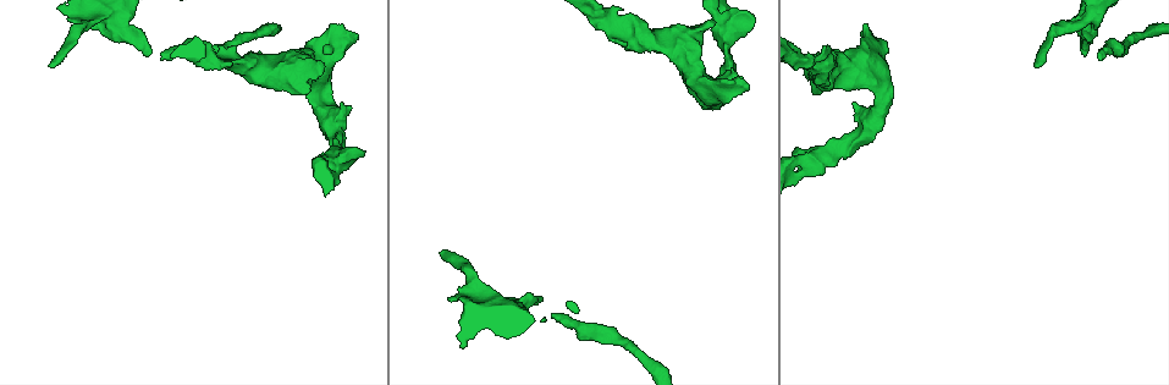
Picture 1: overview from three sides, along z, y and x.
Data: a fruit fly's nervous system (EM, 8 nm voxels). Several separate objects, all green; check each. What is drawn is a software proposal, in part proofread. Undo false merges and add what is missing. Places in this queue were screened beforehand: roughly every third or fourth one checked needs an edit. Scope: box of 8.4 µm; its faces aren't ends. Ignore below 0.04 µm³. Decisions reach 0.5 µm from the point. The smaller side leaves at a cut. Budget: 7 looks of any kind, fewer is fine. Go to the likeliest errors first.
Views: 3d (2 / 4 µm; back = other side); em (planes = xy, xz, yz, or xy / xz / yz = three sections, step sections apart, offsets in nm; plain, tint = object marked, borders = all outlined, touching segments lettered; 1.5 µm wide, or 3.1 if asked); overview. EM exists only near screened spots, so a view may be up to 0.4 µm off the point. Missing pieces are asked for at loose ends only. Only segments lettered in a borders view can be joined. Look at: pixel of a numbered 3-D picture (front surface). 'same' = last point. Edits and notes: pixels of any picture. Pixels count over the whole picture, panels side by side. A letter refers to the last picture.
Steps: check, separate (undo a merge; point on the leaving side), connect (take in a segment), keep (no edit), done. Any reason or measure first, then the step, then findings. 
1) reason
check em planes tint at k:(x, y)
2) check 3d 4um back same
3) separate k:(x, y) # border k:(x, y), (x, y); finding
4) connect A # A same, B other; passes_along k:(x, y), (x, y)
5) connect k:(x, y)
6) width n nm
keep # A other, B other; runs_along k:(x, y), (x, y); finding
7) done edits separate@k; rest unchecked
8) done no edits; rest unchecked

check em planes plain at 1:(1034, 64)

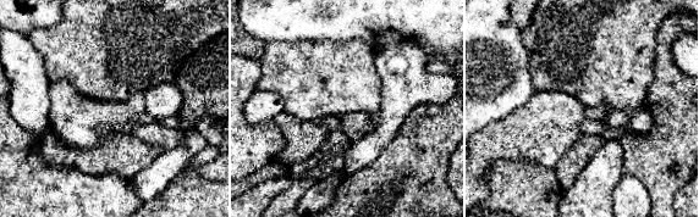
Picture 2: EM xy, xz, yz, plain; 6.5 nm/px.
see the neighbours
check em planes borders same

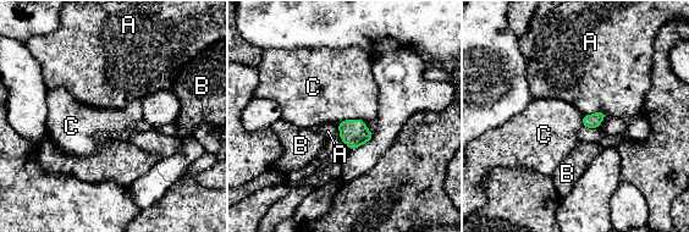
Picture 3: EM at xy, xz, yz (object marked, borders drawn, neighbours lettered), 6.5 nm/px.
width 100 nm; longest_contact C 180 nm
keep # A other, B other, C other; no lettered segment goes on from it

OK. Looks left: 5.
check 3d 2um at 1:(357, 33)

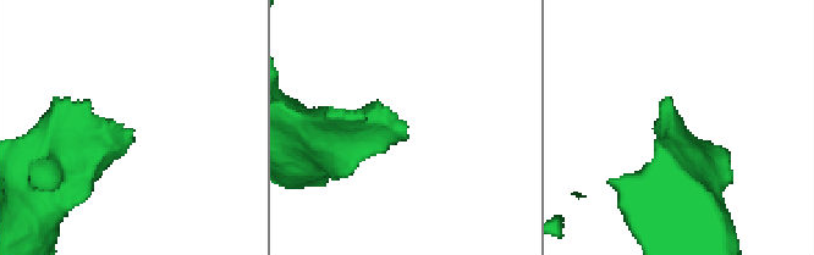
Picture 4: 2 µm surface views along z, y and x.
need the tissue
check em yz step 8 plain at 4:(130, 129)

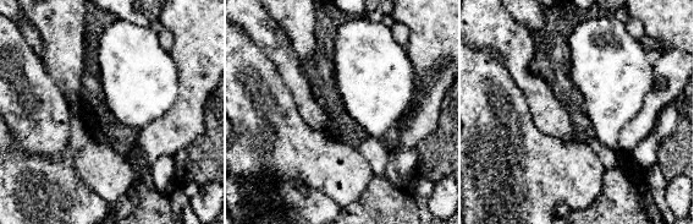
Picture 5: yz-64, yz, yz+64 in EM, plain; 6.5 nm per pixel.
see the neighbours
check em yz step 8 borders same

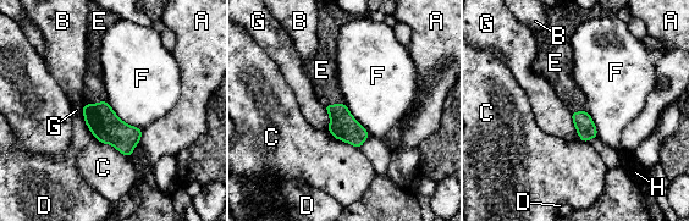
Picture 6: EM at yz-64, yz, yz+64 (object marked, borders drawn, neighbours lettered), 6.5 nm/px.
connect E # A other, B other, C other, D other, E same, F other, G other, H other; passes_along 6:(104, 123), (94, 104), (94, 90); it goes on there

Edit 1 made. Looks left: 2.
free end
check 3d 2um at 1:(365, 151)

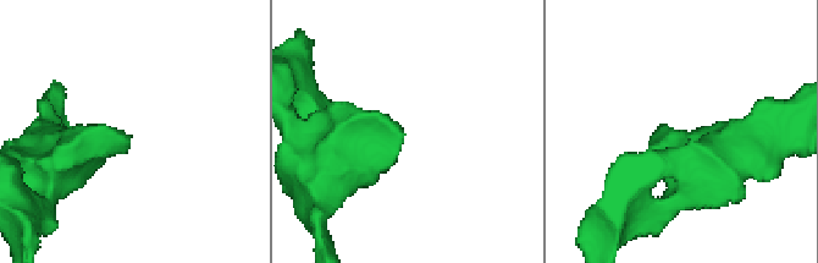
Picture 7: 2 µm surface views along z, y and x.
check em xy step 8 borders at 7:(127, 137)

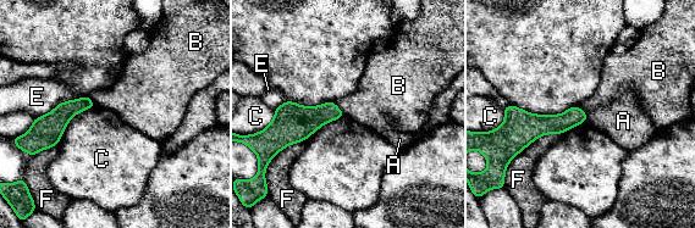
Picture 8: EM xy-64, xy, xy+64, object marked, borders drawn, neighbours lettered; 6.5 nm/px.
width 110 nm
keep # A other, B other, C other, E other, F other; border 8:(588, 115), (585, 120); no lettered segment goes on from it

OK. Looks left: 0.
done edits connect@6; rest unchecked

